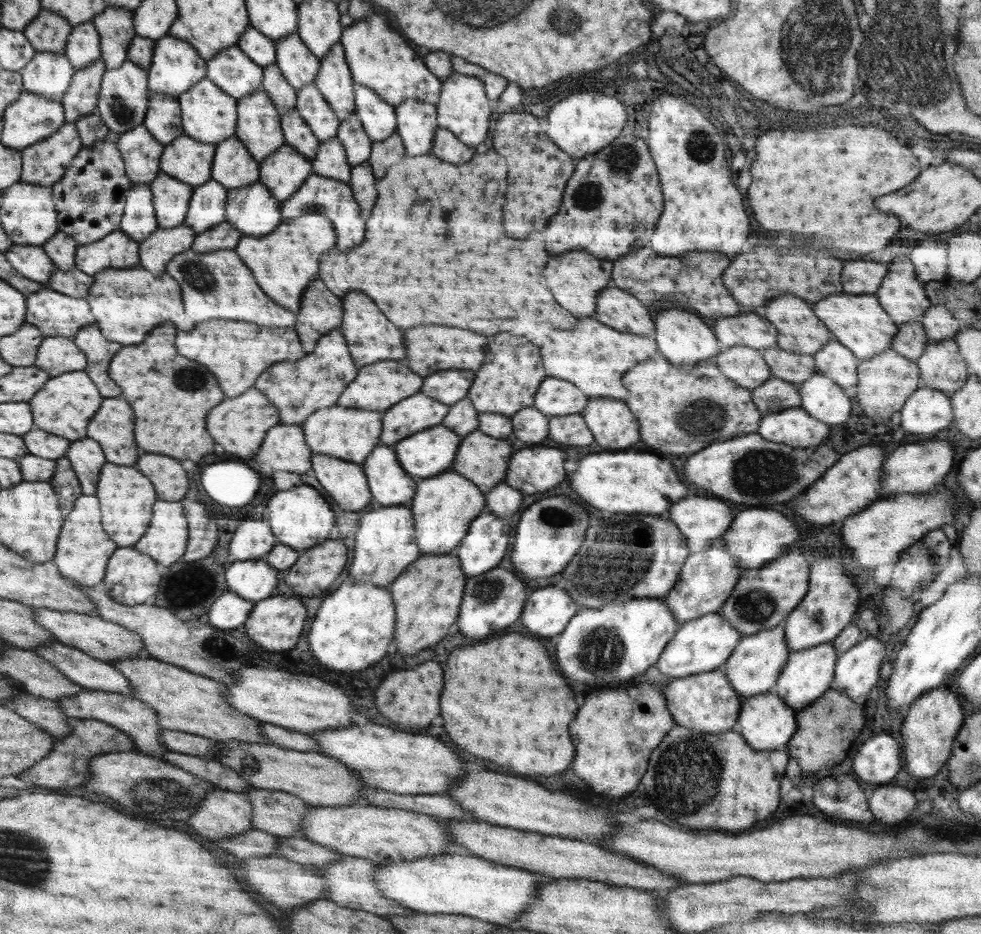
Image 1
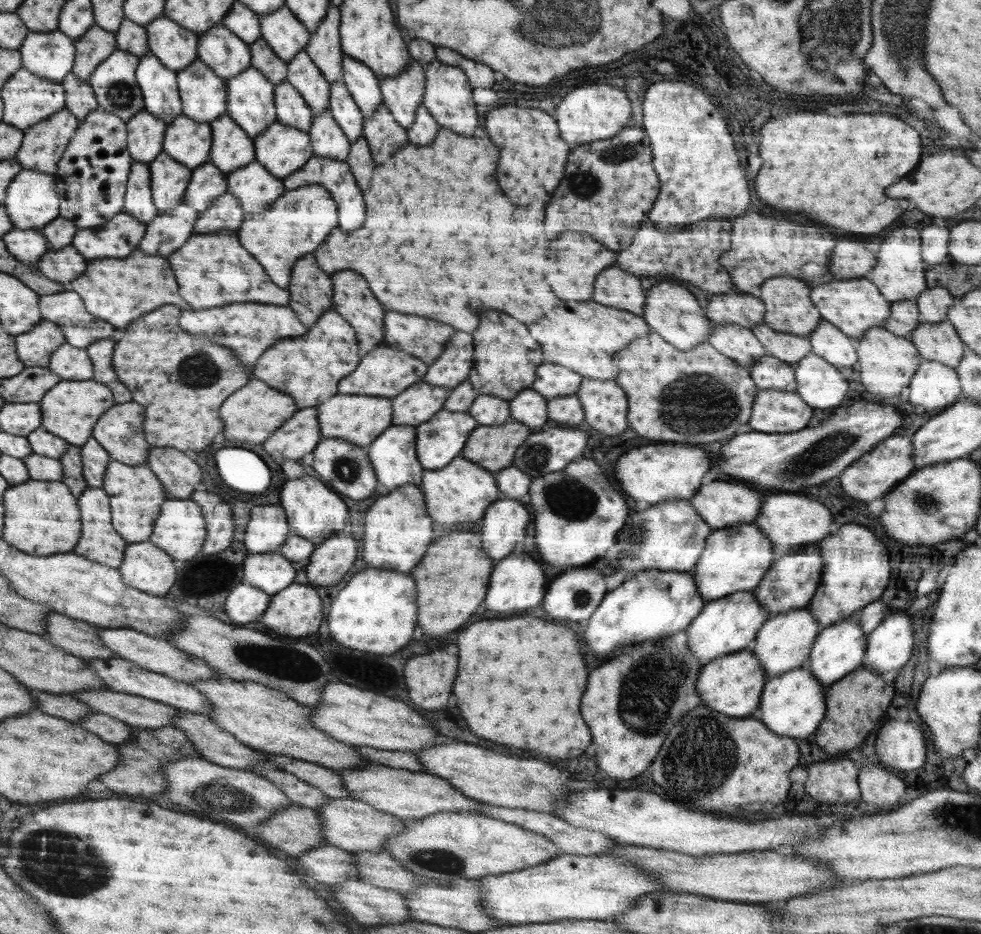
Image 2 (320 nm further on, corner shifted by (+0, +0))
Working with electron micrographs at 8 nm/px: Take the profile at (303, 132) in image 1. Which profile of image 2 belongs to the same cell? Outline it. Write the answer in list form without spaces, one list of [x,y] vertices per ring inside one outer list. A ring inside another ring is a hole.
[[[288,79],[276,85],[277,120],[306,131],[313,124],[313,109]]]

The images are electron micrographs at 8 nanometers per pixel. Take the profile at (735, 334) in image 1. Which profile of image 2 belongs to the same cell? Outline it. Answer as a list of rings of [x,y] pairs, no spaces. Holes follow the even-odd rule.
[[[728,292],[710,295],[704,311],[712,323],[737,324],[751,329],[764,323],[765,304],[750,294]]]

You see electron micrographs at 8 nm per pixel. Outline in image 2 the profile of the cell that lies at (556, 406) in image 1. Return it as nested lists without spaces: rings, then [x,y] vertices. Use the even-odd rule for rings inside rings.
[[[544,362],[537,370],[536,382],[532,388],[546,400],[574,395],[583,379],[582,375],[571,368],[556,363]]]

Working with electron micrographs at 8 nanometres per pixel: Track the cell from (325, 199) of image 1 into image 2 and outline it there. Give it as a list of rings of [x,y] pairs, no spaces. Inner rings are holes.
[[[314,155],[314,160],[310,160],[310,164],[306,164],[306,168],[302,168],[302,172],[294,172],[294,176],[286,176],[284,178],[286,191],[296,190],[297,188],[311,184],[323,186],[332,193],[333,199],[338,204],[340,228],[344,232],[350,232],[350,230],[356,230],[356,228],[362,226],[364,216],[366,216],[366,206],[364,206],[362,192],[360,192],[356,178],[353,177],[353,172],[345,160],[339,161]]]

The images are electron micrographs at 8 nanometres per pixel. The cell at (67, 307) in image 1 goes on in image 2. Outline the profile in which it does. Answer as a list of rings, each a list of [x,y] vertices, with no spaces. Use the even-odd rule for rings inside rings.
[[[60,292],[40,298],[42,317],[60,326],[68,344],[86,348],[92,342],[114,336],[114,326],[86,312],[82,298],[76,292]]]

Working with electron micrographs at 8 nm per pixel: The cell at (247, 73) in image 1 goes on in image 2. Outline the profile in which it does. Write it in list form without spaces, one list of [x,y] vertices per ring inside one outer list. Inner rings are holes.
[[[222,24],[200,35],[200,60],[226,80],[251,67],[249,45]]]

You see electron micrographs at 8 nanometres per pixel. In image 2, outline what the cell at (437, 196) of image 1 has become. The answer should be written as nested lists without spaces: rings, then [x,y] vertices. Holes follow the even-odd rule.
[[[442,127],[430,146],[416,146],[416,144],[409,142],[408,146],[404,146],[404,150],[400,148],[390,160],[386,160],[384,164],[374,168],[370,186],[368,186],[368,190],[365,190],[366,204],[370,204],[370,216],[366,216],[366,224],[362,228],[358,228],[358,232],[342,232],[340,227],[334,230],[329,238],[312,253],[317,259],[317,264],[331,275],[344,270],[362,272],[362,276],[366,276],[366,280],[370,280],[370,288],[374,288],[374,296],[378,296],[378,300],[382,300],[382,304],[386,304],[386,308],[396,310],[396,312],[430,316],[434,320],[440,320],[440,322],[450,324],[452,328],[458,328],[464,332],[474,332],[478,326],[480,314],[484,314],[486,310],[504,310],[524,324],[538,322],[550,310],[552,298],[558,298],[558,296],[554,296],[554,292],[550,292],[550,286],[546,284],[544,272],[540,268],[542,260],[546,260],[546,252],[548,252],[546,244],[550,242],[544,236],[544,226],[542,226],[544,224],[544,204],[538,204],[538,202],[532,202],[528,206],[512,204],[502,194],[502,190],[496,182],[496,176],[492,176],[496,172],[496,164],[498,164],[498,148],[488,138],[454,134],[452,130]]]

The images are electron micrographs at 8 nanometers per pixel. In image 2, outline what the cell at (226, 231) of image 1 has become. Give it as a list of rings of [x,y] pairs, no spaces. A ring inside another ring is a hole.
[[[224,193],[214,200],[213,205],[199,212],[194,225],[194,234],[211,233],[217,230],[235,231],[242,224],[244,218],[243,207],[232,193]]]

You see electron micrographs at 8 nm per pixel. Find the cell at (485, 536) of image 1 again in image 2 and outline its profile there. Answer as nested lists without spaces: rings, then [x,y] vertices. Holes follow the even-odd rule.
[[[499,498],[484,513],[480,526],[482,548],[498,562],[512,554],[514,546],[526,538],[530,523],[526,500]]]

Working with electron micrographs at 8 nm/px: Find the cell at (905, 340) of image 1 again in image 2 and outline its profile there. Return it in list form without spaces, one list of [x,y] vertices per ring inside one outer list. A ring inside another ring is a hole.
[[[915,299],[891,303],[890,314],[882,326],[892,334],[910,340],[911,332],[920,324],[919,308]]]

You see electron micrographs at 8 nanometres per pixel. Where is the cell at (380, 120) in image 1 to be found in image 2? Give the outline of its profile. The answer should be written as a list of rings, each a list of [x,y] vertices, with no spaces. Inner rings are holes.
[[[346,56],[344,77],[343,81],[347,86],[348,93],[352,96],[354,103],[358,105],[364,118],[373,115],[374,111],[382,106],[384,100],[377,73],[368,65]]]

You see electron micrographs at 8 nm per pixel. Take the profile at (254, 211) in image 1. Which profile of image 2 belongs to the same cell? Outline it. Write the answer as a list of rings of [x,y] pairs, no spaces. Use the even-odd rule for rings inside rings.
[[[258,160],[228,173],[227,185],[244,213],[266,212],[286,191],[284,179],[273,176]]]

